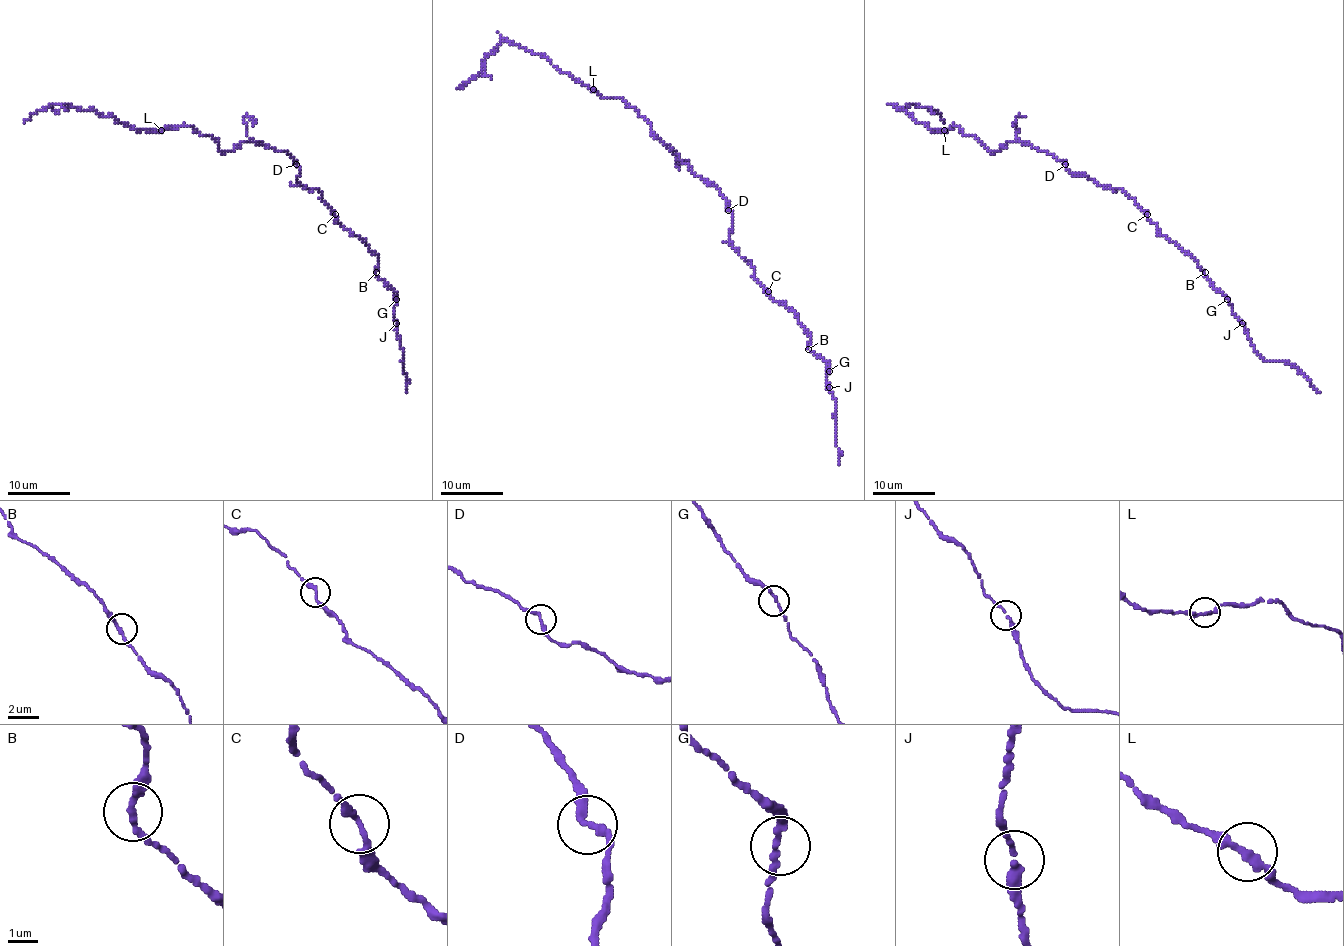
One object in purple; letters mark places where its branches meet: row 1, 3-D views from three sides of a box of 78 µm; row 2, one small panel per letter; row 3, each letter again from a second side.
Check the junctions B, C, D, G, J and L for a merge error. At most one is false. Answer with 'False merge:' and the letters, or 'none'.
False merge: none

